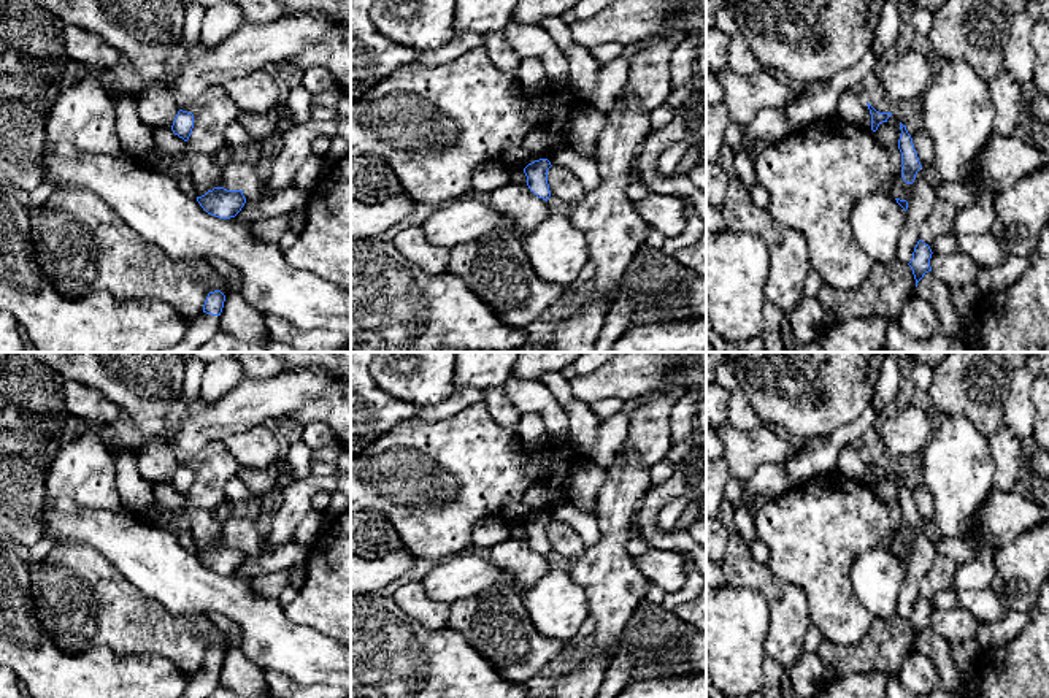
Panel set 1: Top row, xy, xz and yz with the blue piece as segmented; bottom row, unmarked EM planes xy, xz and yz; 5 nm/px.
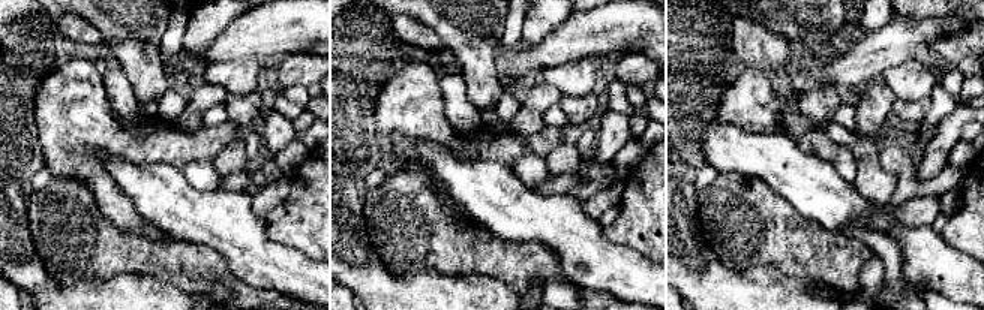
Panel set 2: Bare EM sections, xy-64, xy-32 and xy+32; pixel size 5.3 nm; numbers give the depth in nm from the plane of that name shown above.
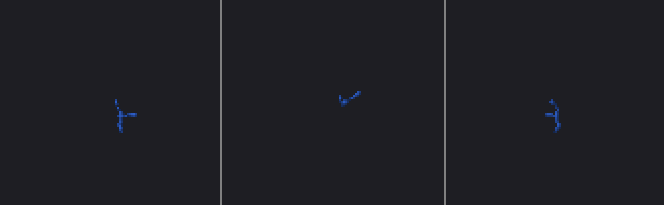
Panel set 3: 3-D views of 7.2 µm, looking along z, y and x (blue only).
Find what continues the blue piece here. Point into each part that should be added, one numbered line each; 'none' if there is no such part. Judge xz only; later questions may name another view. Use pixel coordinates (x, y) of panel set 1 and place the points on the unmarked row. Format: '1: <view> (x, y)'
none

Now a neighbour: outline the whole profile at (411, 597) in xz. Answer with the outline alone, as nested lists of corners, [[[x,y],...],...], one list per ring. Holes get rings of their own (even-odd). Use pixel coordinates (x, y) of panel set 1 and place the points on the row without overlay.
[[[421,581],[403,584],[392,598],[400,609],[427,630],[444,630],[448,627],[451,604],[430,600]]]

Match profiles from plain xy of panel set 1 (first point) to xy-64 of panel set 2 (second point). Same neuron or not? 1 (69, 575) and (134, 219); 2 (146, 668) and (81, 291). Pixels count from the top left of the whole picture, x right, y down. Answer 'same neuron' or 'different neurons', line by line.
1: different neurons
2: same neuron

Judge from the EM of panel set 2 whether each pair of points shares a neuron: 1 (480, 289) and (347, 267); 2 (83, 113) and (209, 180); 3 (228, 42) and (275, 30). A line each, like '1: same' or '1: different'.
1: same
2: different
3: same

